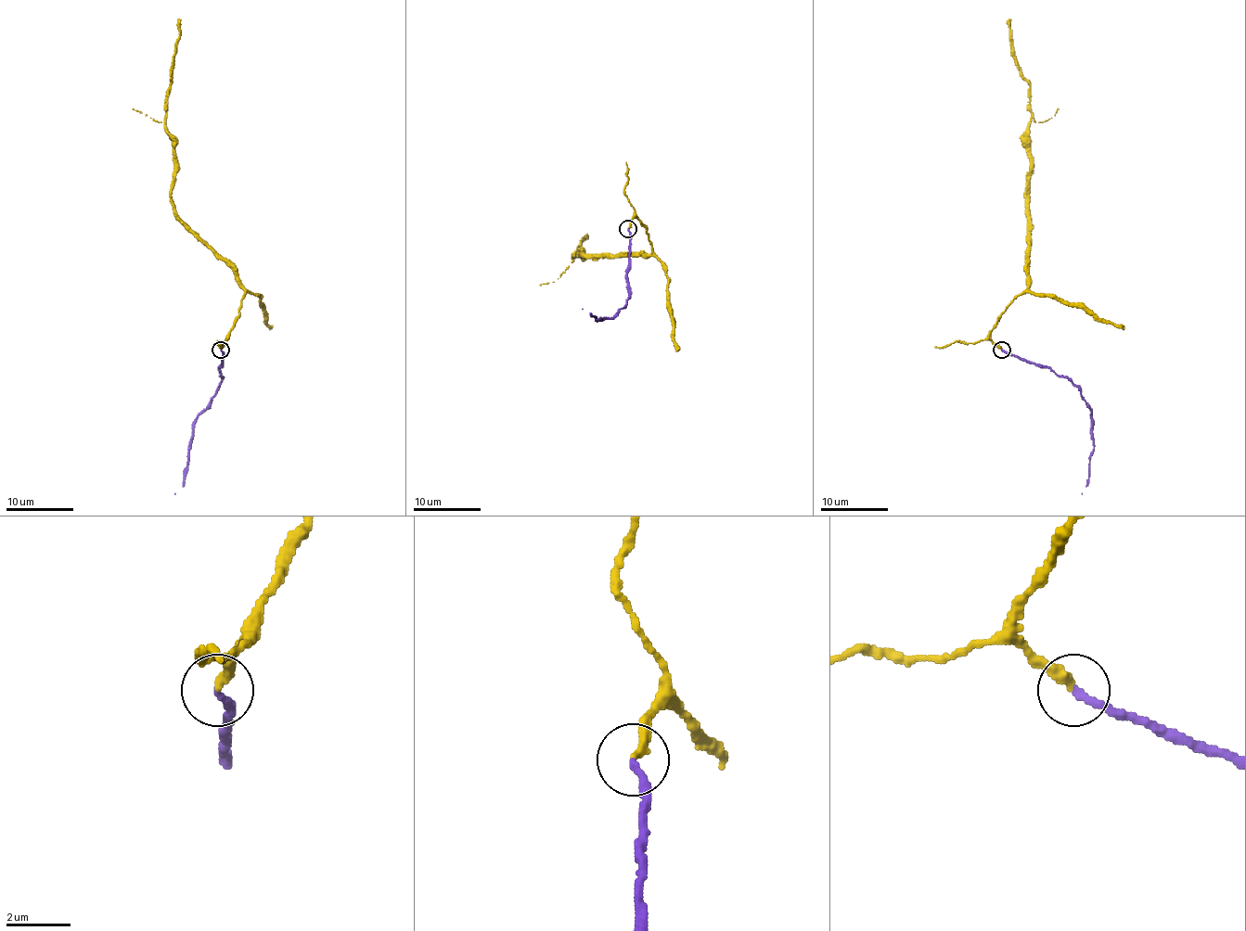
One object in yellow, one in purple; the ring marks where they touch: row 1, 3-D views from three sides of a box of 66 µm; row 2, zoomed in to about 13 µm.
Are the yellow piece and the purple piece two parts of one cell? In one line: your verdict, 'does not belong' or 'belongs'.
belongs

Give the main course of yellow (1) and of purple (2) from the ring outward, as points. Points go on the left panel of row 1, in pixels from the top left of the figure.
1: (221, 350), (244, 290), (237, 275), (179, 218), (170, 196), (173, 138), (165, 125), (167, 89), (179, 19)
2: (221, 350), (223, 363), (219, 366), (221, 376), (211, 403), (198, 416), (186, 479), (175, 494)

